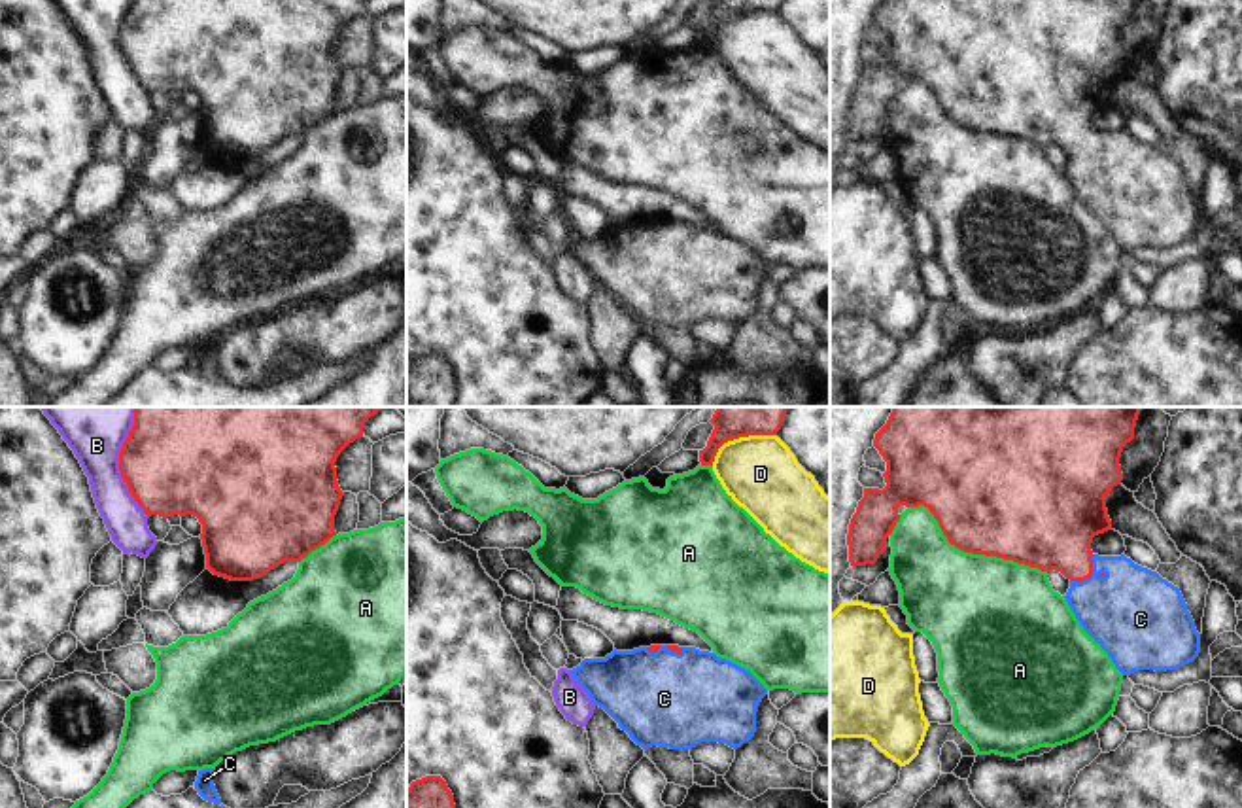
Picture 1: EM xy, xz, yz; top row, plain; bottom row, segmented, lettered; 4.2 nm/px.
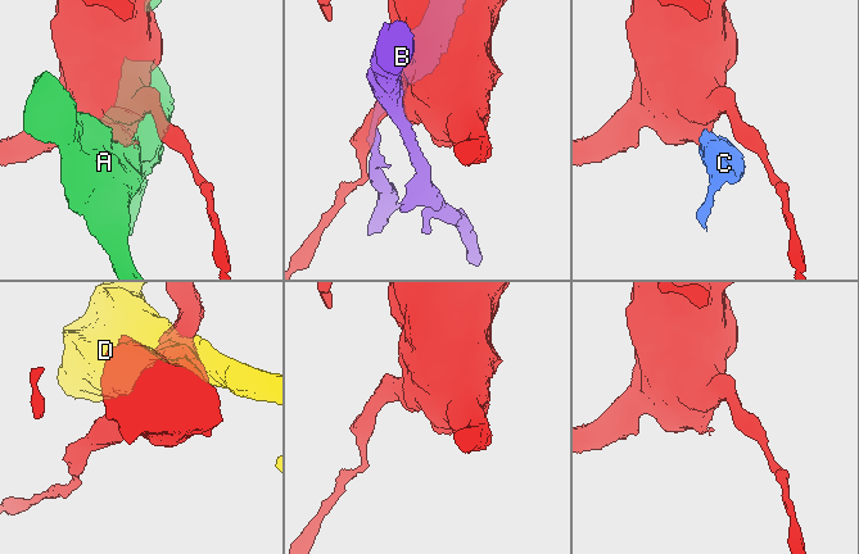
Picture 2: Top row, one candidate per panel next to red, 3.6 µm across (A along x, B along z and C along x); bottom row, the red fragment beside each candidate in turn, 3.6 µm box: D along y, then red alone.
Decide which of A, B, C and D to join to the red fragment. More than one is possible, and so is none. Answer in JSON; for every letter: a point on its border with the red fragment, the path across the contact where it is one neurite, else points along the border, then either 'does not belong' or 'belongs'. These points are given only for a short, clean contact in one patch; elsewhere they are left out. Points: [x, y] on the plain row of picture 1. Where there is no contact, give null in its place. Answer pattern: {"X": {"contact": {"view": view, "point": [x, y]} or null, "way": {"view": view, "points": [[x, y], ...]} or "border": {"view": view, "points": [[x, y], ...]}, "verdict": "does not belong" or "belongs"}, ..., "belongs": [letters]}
{"A": {"contact": {"view": "yz", "point": [972, 129]}, "verdict": "does not belong"}, "B": {"contact": {"view": "xy", "point": [120, 46]}, "verdict": "does not belong"}, "C": {"contact": {"view": "yz", "point": [1089, 152]}, "way": {"view": "yz", "points": [[1052, 106], [1089, 152], [1135, 190]]}, "verdict": "belongs"}, "D": {"contact": {"view": "xz", "point": [740, 12]}, "border": {"view": "xz", "points": [[776, 10], [749, 10], [728, 16], [711, 40]]}, "verdict": "does not belong"}, "belongs": ["C"]}

